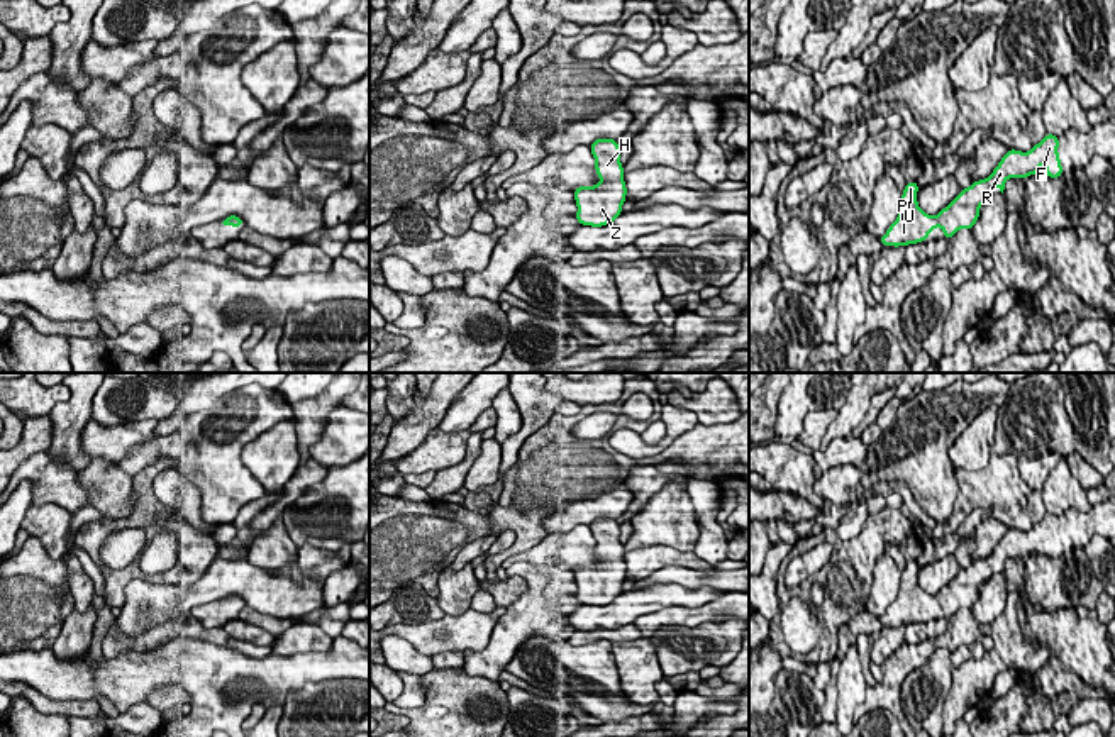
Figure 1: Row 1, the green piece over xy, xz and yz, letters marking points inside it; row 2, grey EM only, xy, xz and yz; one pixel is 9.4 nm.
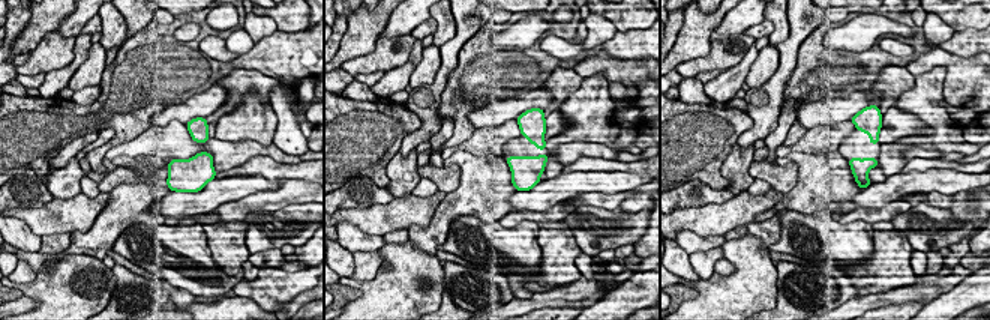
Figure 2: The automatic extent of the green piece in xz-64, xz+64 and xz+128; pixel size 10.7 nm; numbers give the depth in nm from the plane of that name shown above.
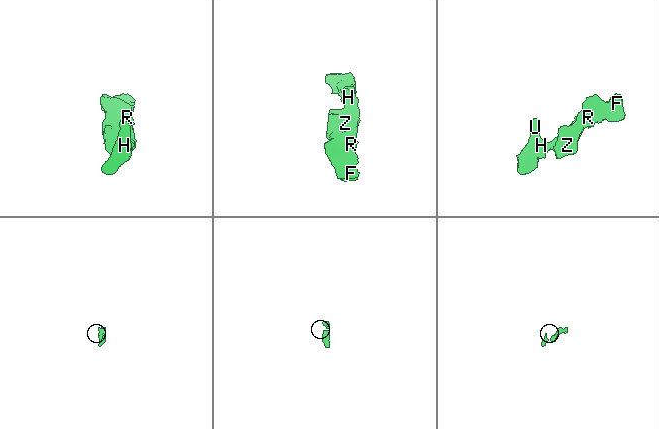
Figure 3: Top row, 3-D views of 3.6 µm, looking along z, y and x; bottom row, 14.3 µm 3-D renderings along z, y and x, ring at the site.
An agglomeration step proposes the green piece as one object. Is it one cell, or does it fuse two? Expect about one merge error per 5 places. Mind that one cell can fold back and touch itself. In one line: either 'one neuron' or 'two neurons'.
one neuron

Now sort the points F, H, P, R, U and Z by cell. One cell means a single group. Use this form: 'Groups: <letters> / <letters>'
Groups: F H P R U Z

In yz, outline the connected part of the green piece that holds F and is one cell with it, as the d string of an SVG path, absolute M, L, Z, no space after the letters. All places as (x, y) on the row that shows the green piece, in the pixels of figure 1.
M1046 134L1029 152L1008 149L988 178L973 181L969 188L962 188L935 217L918 207L917 181L907 183L901 193L898 219L888 227L886 234L879 237L879 242L883 247L888 244L900 247L925 242L937 225L944 230L946 239L951 239L959 229L971 230L979 219L979 207L993 195L993 186L998 186L1003 193L1008 178L1023 180L1030 175L1039 175L1040 164L1046 166L1046 176L1061 178L1062 164L1057 147L1057 136Z

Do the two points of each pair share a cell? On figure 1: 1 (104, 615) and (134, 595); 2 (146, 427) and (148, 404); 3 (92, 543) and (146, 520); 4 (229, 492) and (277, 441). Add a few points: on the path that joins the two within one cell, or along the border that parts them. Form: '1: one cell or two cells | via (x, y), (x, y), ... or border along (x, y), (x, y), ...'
1: two cells | border along (114, 619), (126, 634), (141, 636)
2: two cells | border along (158, 419), (139, 419), (107, 427)
3: one cell | via (105, 529), (133, 522)
4: two cells | border along (243, 446), (241, 465), (266, 493)

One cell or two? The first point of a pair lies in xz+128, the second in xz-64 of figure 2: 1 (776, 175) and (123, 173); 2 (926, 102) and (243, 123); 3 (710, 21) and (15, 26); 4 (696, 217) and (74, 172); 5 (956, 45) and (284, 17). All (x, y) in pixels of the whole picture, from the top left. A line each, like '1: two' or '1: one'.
1: one
2: one
3: two
4: two
5: two

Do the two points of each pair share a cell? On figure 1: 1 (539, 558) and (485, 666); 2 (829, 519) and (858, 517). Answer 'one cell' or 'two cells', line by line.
1: two cells
2: two cells

